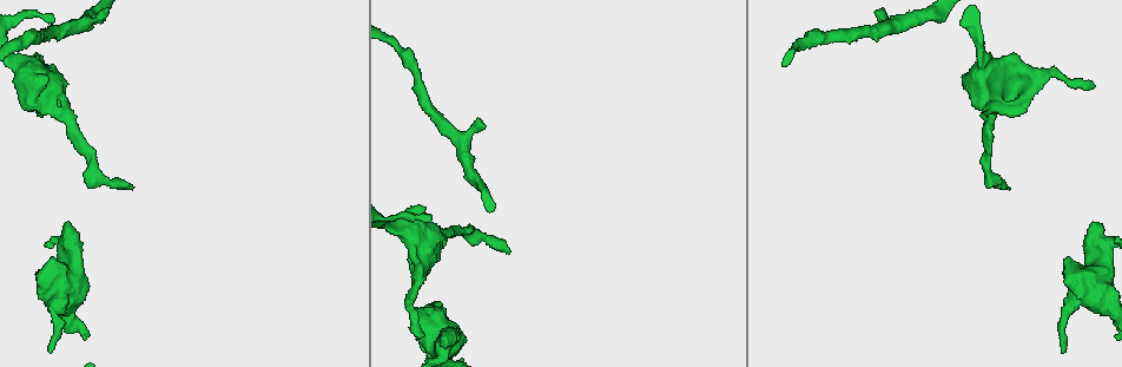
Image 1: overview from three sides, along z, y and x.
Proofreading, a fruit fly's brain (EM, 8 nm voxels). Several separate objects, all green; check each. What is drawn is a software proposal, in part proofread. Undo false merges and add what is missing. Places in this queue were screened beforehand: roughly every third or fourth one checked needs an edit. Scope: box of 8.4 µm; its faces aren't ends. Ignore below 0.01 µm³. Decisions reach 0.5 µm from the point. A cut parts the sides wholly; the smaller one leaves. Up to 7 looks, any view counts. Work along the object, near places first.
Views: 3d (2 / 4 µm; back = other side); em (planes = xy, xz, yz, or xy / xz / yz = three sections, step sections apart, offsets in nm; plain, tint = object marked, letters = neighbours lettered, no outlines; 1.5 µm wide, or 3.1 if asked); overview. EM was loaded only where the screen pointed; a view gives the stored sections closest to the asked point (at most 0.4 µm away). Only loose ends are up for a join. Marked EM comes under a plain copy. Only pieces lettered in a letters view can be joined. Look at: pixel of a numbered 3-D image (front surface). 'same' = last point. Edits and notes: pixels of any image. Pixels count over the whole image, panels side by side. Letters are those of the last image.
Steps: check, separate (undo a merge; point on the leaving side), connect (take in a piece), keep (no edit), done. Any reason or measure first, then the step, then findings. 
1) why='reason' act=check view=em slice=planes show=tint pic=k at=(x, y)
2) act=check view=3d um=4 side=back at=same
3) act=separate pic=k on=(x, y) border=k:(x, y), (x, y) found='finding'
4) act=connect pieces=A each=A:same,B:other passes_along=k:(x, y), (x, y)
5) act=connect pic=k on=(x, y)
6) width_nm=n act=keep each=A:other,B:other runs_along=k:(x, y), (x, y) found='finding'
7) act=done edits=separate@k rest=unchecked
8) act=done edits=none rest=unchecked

why='free end' act=check view=3d um=4 side=back pic=1 at=(422, 334)

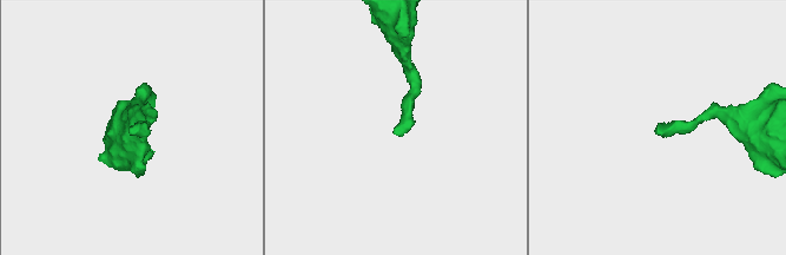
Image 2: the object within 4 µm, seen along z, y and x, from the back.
act=check view=em slice=planes show=letters pic=2 at=(393, 132)

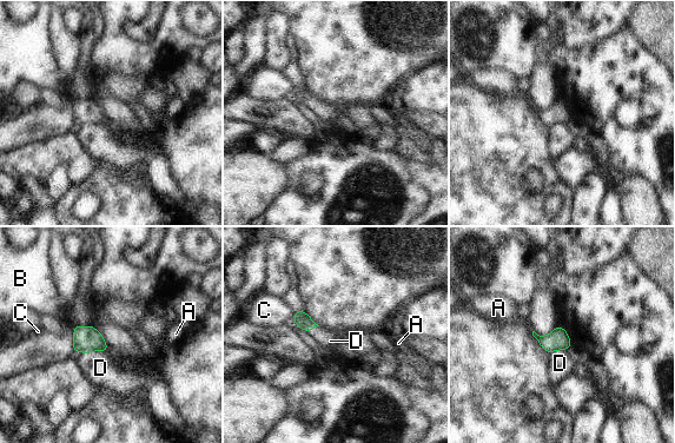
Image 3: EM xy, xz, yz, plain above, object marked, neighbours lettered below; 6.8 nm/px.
act=keep each=A:other,B:other,C:other,D:other border=3:(106, 350), (93, 350), (85, 355) found='no lettered piece goes on from it'

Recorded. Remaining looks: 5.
why='an open end' act=check view=em slice=yz step=4 show=letters pic=1 at=(432, 215)

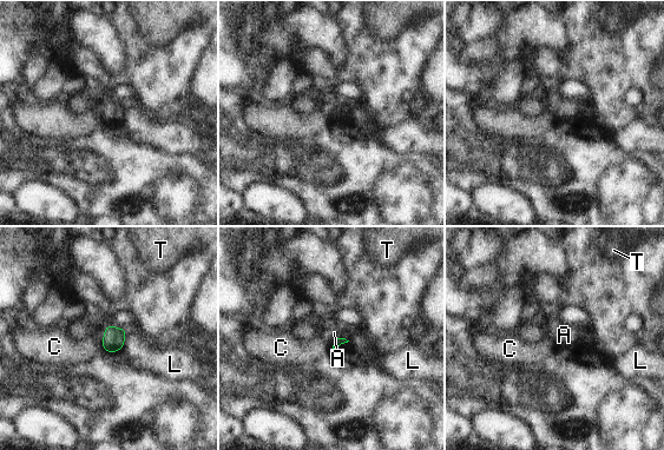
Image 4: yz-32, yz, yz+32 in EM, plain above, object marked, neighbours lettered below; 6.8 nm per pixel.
why='cut it another way' act=check view=em slice=planes show=letters at=same

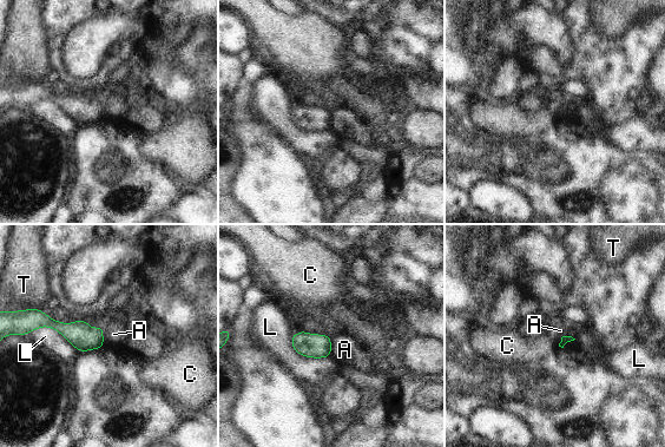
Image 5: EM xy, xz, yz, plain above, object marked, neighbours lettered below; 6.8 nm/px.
longest_contact=L:400nm act=keep each=A:other,C:other,L:other,T:other found='none of them fits'

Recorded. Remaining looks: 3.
why='an open end' act=check view=3d um=4 pic=1 at=(457, 337)

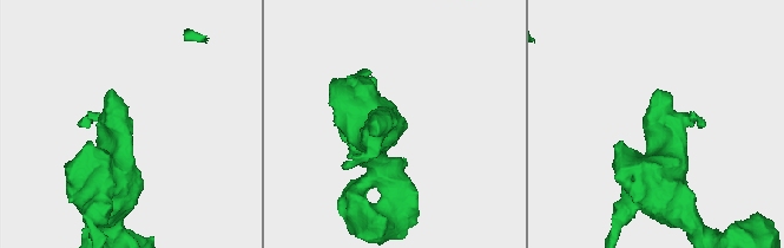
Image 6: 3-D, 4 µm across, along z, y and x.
why='shape alone is not enough' act=check view=em slice=xz step=4 show=tint pic=6 at=(395, 120)

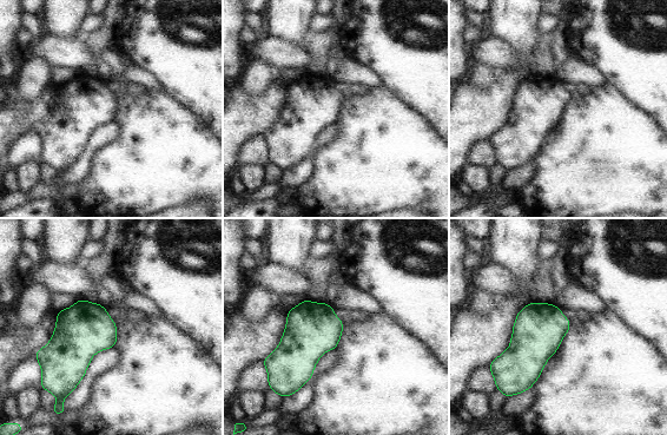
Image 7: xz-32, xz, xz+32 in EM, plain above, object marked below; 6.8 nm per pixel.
why='cut it another way' act=check view=em slice=yz step=8 show=letters at=same

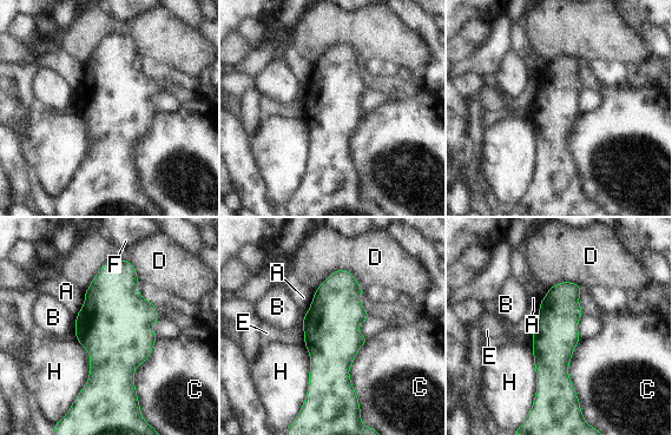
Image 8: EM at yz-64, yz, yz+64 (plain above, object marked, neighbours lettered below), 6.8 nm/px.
longest_contact=C:480nm act=keep each=A:other,B:other,C:other,D:other,E:other,F:other,H:other border=8:(580, 338), (568, 366), (579, 408) found='no lettered piece goes on from it'

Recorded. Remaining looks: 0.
act=done edits=none rest=unchecked

